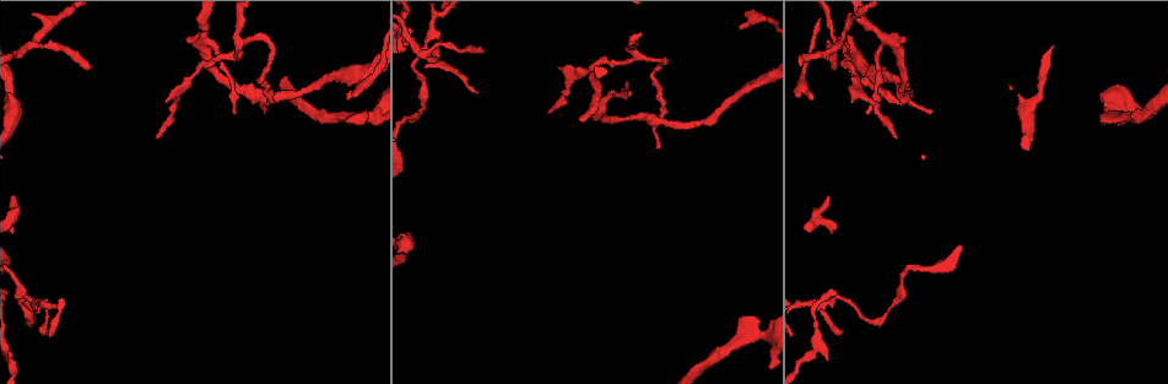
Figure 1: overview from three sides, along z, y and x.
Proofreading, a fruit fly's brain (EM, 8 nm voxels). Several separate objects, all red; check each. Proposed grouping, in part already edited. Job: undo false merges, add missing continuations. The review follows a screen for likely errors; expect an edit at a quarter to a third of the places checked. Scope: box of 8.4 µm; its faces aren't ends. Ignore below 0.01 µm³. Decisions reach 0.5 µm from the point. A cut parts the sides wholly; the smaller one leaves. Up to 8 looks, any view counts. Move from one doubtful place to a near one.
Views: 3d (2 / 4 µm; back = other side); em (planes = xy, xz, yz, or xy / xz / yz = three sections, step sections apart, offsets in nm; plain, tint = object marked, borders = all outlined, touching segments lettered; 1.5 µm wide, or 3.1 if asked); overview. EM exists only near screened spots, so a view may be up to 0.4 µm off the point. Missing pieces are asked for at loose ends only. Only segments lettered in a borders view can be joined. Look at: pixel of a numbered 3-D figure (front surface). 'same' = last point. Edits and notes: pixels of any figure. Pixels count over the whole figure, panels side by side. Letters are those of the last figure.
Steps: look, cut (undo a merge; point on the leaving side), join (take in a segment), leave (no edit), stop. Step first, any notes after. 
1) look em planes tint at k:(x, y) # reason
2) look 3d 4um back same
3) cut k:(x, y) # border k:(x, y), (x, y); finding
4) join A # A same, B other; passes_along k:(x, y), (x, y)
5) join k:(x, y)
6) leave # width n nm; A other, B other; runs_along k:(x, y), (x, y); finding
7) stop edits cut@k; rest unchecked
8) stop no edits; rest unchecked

look 3d 4um back at 1:(834, 46) # sharp bend

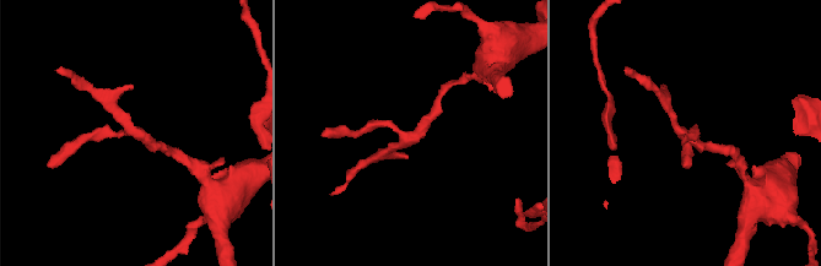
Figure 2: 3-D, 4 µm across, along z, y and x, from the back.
look em yz step 8 borders at 2:(125, 130)

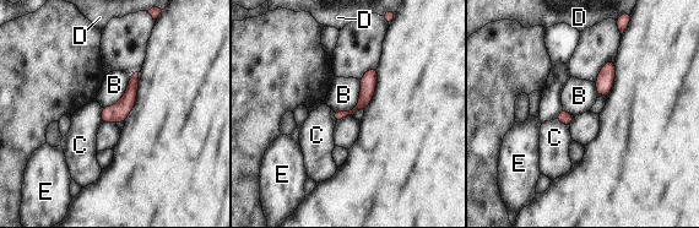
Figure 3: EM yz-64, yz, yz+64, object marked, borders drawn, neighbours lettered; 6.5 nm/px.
look em xy step 8 borders same # another direction

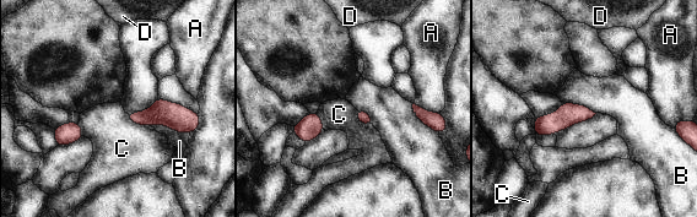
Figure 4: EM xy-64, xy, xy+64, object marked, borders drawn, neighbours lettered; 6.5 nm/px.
leave # longest_contact B 280 nm; A other, B other, C other, D other; border 4:(150, 124), (189, 133); all the same neuron

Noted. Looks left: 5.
look 3d 4um at 1:(741, 318) # an open end

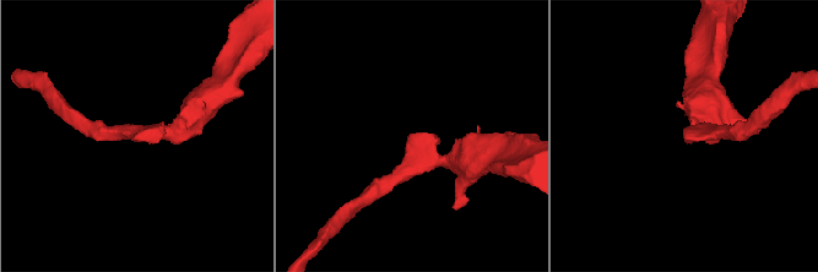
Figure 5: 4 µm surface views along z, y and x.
look em planes tint at 5:(408, 136) # now the EM

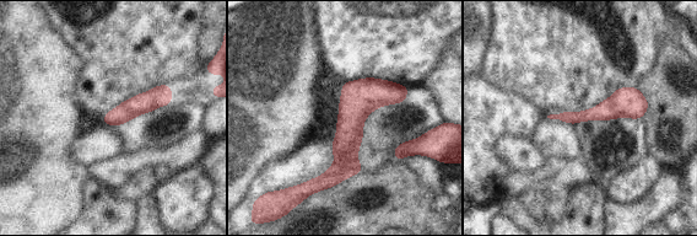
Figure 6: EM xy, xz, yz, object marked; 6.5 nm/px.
look em planes borders same # see the neighbours

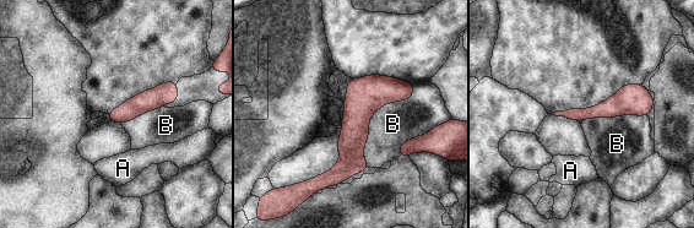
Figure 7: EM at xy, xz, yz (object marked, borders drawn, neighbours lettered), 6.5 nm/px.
leave # A other, B other; runs_along 7:(408, 85), (356, 118), (345, 157); none of them fits

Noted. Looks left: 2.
stop no edits; rest unchecked

